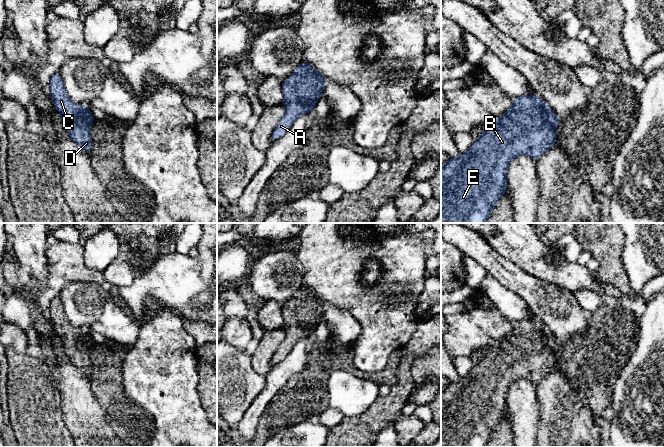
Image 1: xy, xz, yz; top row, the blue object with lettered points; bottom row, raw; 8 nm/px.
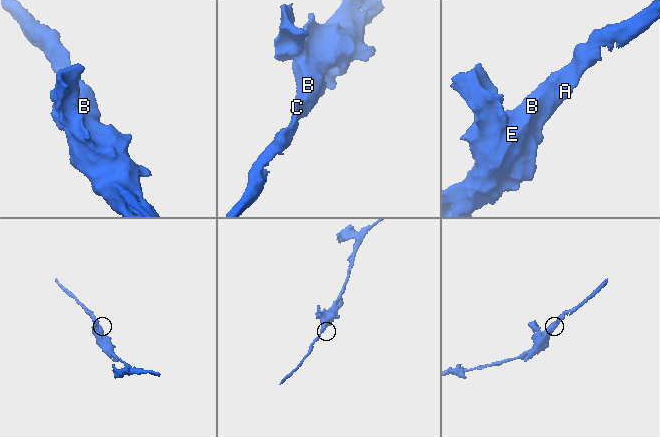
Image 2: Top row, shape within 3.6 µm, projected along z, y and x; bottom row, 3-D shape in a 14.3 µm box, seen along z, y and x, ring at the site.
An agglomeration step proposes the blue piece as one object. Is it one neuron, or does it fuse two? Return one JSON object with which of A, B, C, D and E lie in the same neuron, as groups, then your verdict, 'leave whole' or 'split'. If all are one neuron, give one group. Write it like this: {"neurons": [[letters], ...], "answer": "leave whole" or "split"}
{"neurons": [["A", "B", "C", "D", "E"]], "answer": "leave whole"}

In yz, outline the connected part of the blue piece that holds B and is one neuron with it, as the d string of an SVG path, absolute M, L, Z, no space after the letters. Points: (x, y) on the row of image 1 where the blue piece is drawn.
M536 93L514 98L511 108L499 118L493 119L467 152L460 153L457 158L450 157L441 166L441 223L488 223L495 203L506 192L506 174L511 161L519 155L529 155L538 161L555 145L557 133L554 128L559 124L560 118Z

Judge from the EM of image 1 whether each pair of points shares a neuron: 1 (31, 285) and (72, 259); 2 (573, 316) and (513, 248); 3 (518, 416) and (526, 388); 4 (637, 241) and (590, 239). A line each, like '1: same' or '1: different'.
1: same
2: different
3: same
4: different

